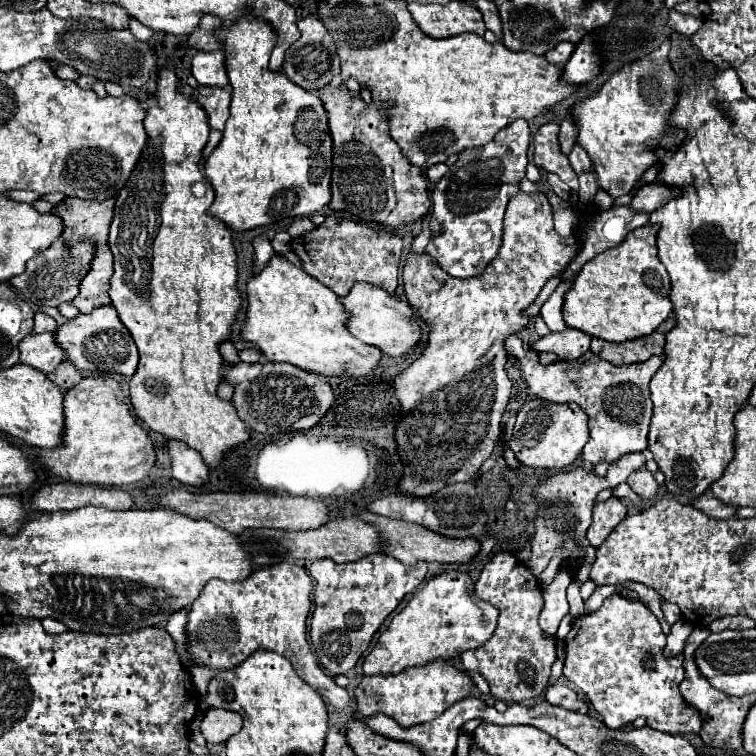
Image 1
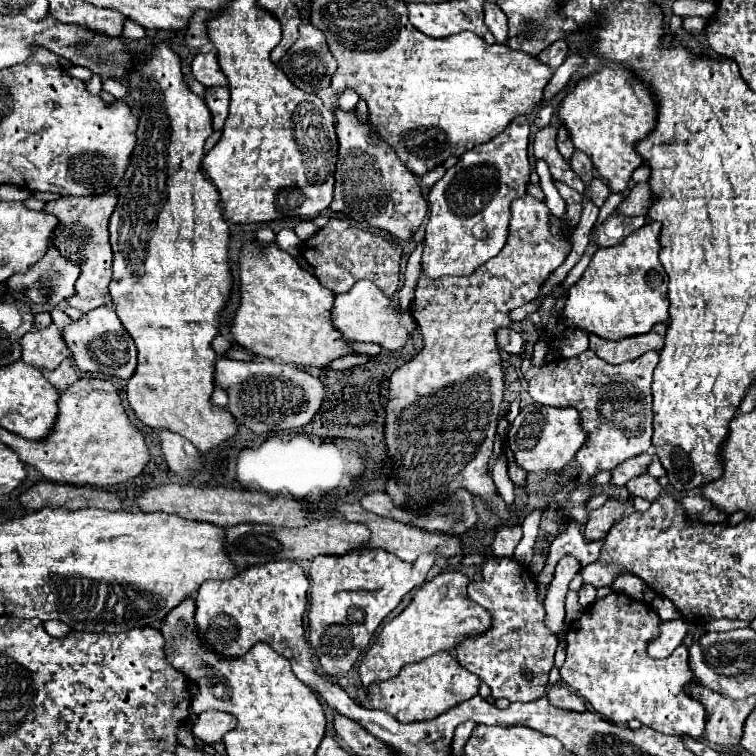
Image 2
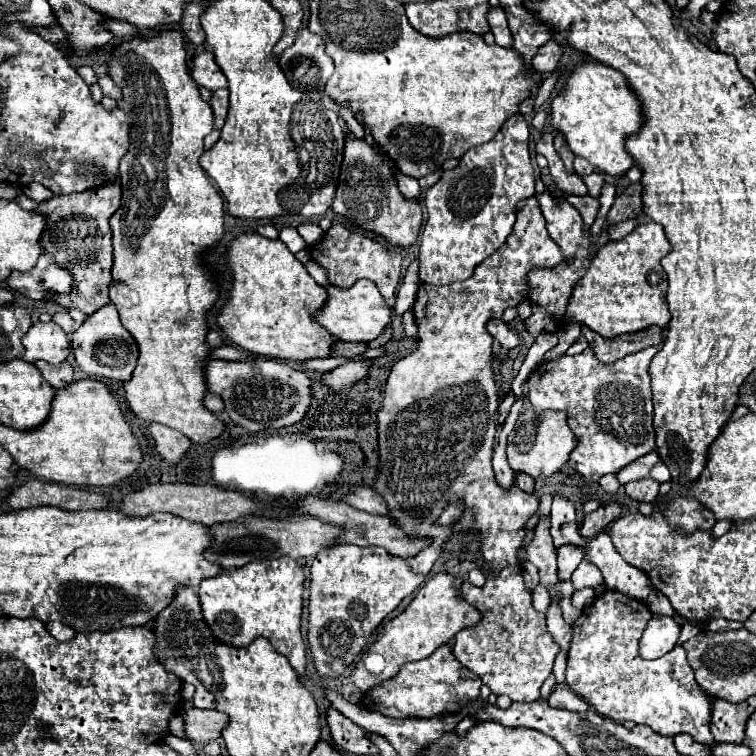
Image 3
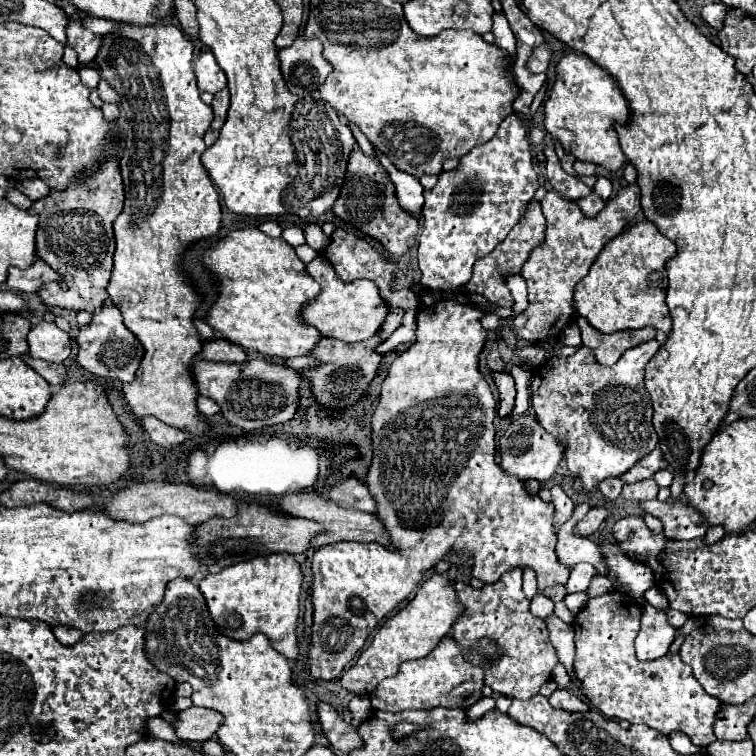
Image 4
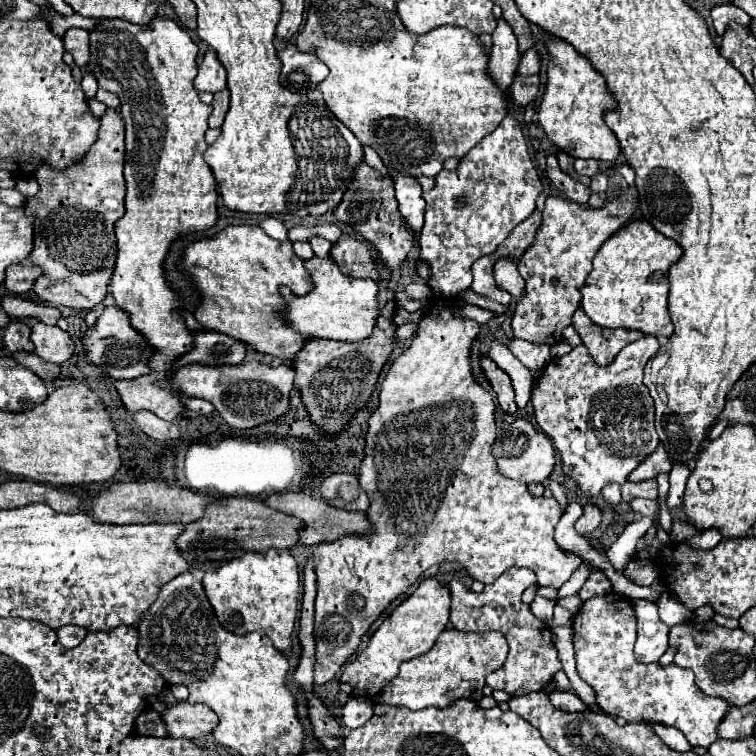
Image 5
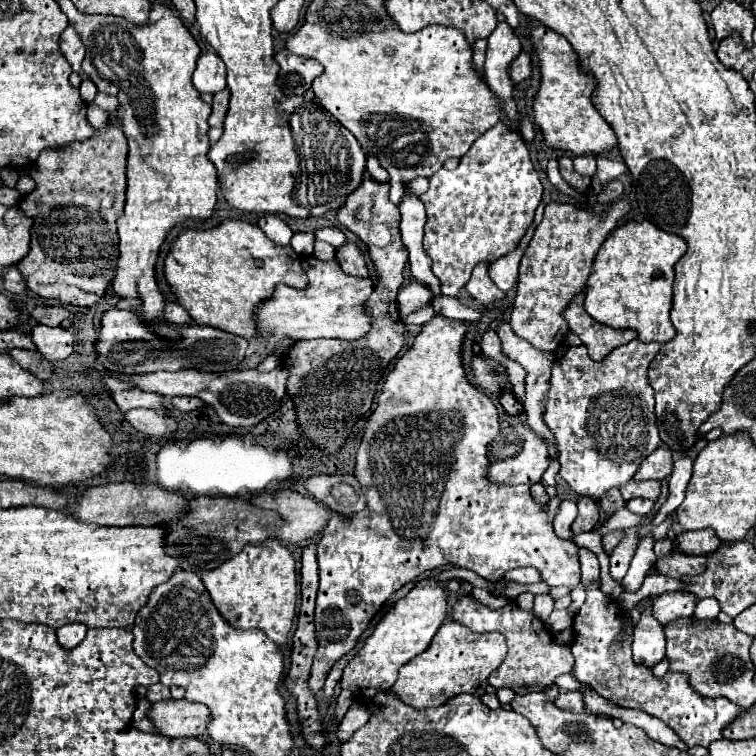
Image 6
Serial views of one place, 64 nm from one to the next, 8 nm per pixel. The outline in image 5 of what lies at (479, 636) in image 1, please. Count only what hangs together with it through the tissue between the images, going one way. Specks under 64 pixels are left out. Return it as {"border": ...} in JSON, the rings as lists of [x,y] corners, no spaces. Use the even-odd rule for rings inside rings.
{"border":[[[426,578],[400,606],[396,606],[390,618],[384,618],[380,628],[372,634],[370,644],[358,654],[354,662],[340,676],[340,690],[350,696],[364,696],[374,700],[384,686],[396,678],[402,660],[412,660],[434,646],[438,634],[446,628],[450,618],[450,590],[444,588],[436,578]]]}

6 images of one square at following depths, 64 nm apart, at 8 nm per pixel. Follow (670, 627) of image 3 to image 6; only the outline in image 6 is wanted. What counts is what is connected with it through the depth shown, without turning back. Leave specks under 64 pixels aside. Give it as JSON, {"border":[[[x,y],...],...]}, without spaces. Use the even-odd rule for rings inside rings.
{"border":[[[646,608],[640,622],[634,626],[632,638],[632,656],[636,664],[644,664],[646,668],[654,668],[664,660],[666,640],[662,632],[662,624],[652,618],[652,608]]]}

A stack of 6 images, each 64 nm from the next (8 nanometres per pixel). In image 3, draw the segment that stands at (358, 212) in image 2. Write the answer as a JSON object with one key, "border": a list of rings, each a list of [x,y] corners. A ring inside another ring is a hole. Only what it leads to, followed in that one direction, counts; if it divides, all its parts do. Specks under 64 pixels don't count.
{"border":[[[348,132],[348,144],[344,150],[344,164],[340,168],[340,184],[336,190],[336,200],[332,210],[352,224],[362,224],[362,228],[380,234],[394,248],[408,248],[416,244],[422,226],[422,208],[416,200],[406,200],[392,176],[394,164],[366,142],[356,140]]]}

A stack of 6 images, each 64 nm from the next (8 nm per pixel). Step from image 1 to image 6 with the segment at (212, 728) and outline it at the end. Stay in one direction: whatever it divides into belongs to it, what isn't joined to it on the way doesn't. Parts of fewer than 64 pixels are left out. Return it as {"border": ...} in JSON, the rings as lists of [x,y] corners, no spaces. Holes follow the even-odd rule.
{"border":[[[162,700],[154,702],[146,712],[158,734],[168,738],[202,736],[208,724],[208,708],[188,700]]]}

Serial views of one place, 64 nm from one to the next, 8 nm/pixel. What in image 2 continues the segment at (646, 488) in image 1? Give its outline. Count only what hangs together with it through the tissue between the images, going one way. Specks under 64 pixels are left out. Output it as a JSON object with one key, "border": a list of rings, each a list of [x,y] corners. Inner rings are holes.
{"border":[[[650,474],[632,478],[632,480],[626,484],[626,488],[628,488],[628,492],[630,492],[632,496],[644,498],[644,500],[648,500],[648,502],[654,502],[654,500],[660,496],[660,492],[662,492],[662,486],[660,486],[658,480],[652,478]]]}

